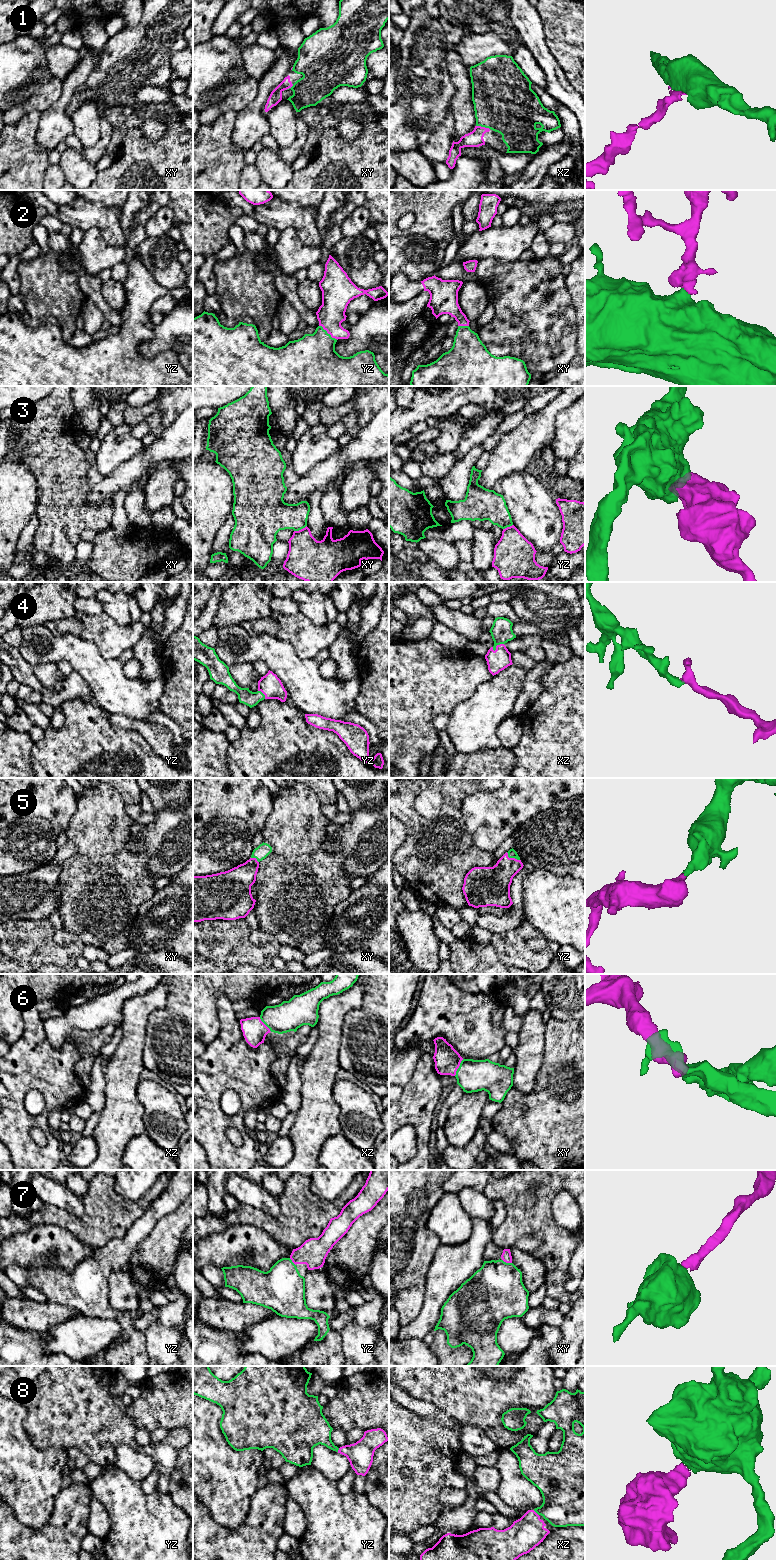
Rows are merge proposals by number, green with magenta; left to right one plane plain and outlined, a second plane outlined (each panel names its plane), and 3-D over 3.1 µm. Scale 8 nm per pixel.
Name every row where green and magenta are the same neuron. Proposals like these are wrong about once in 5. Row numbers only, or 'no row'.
1, 2, 4, 5, 6, 7, 8

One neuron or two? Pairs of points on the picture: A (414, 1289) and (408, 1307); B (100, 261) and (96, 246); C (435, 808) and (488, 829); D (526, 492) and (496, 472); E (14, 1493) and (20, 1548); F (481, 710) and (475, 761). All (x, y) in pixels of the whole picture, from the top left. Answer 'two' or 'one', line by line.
A: one
B: one
C: two
D: two
E: two
F: two

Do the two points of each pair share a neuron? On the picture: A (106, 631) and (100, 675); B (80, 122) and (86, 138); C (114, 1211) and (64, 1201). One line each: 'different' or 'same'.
A: different
B: same
C: different

